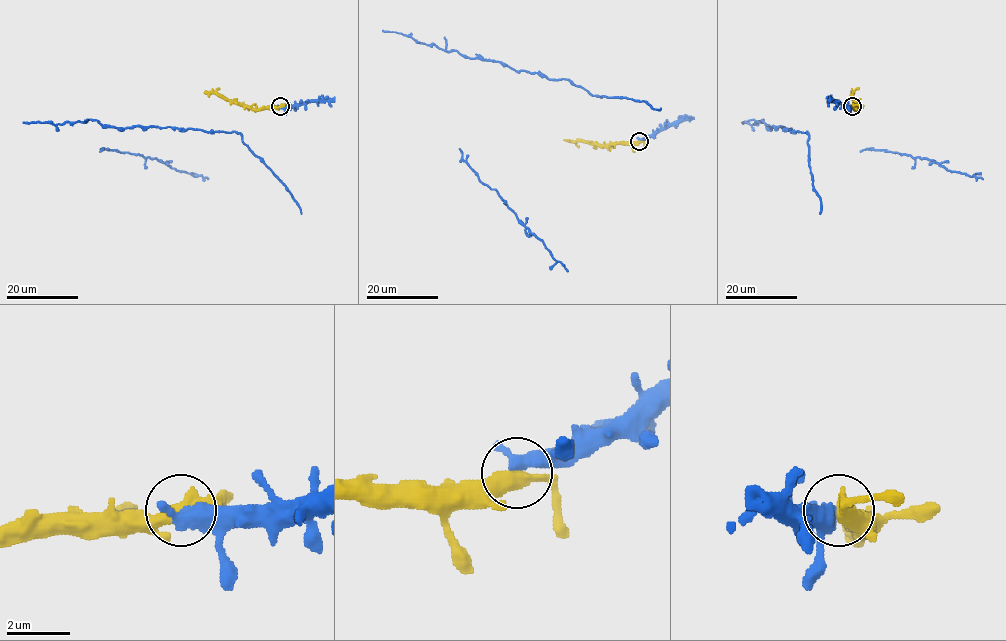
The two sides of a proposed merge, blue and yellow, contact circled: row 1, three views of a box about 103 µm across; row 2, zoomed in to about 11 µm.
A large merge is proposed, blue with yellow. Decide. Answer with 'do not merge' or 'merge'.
merge

